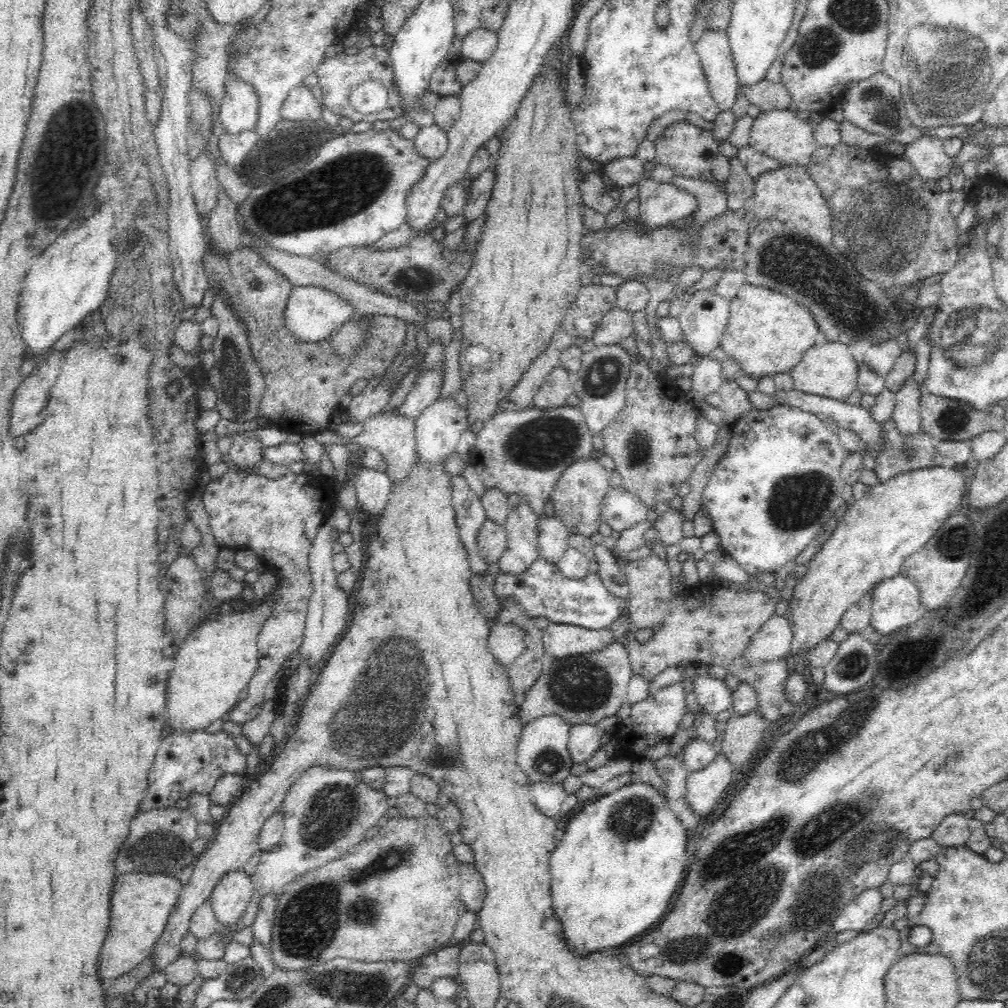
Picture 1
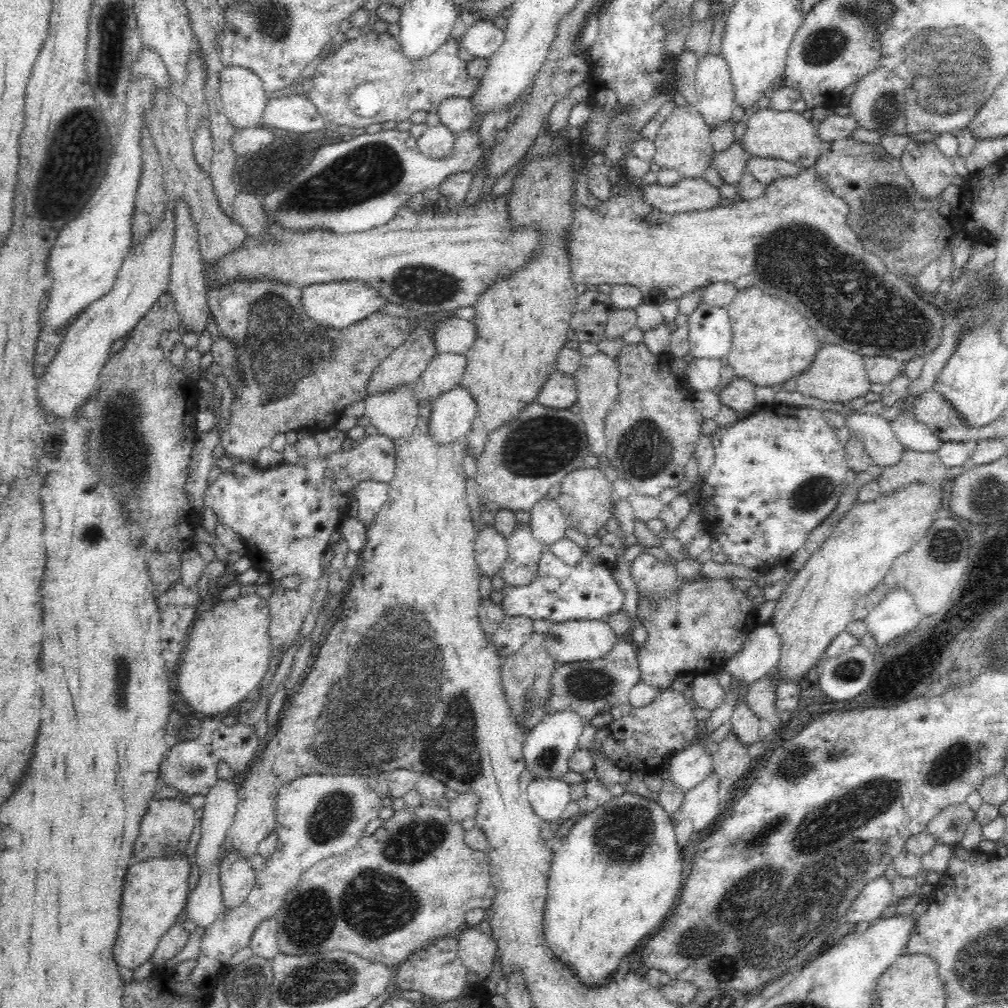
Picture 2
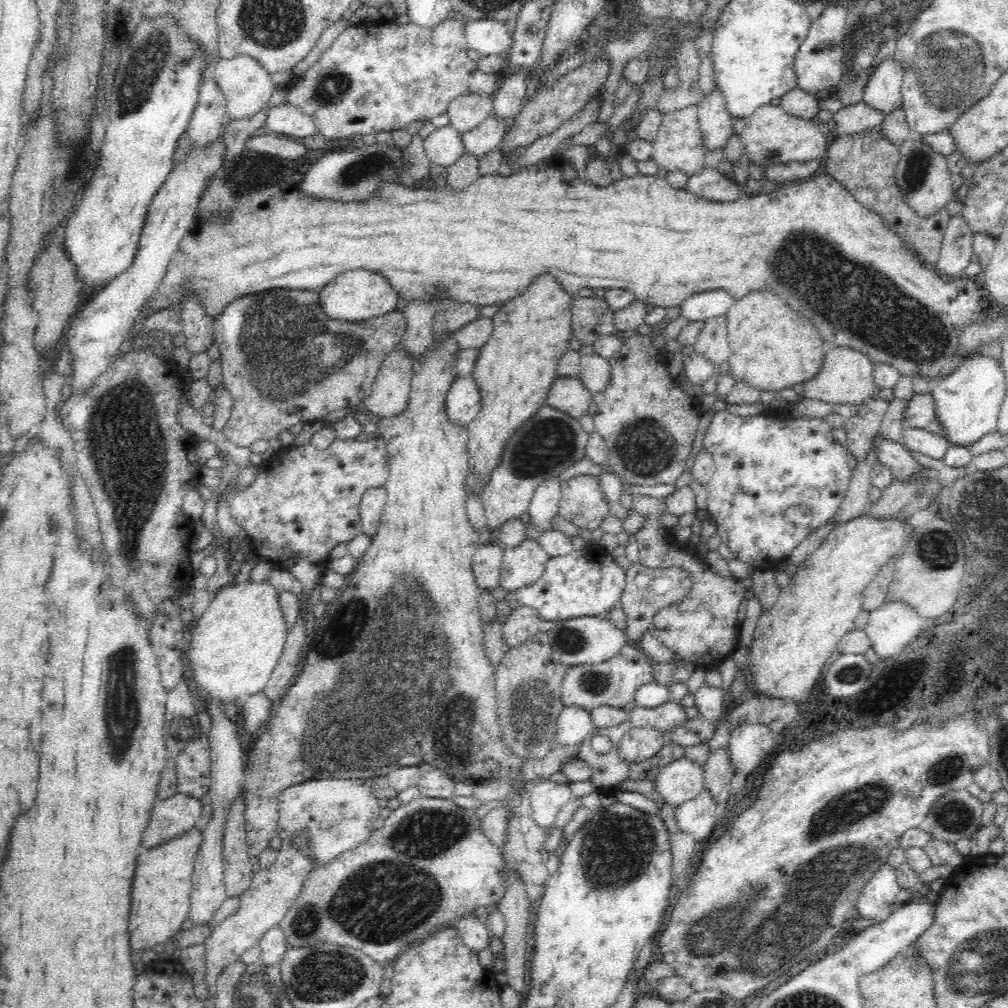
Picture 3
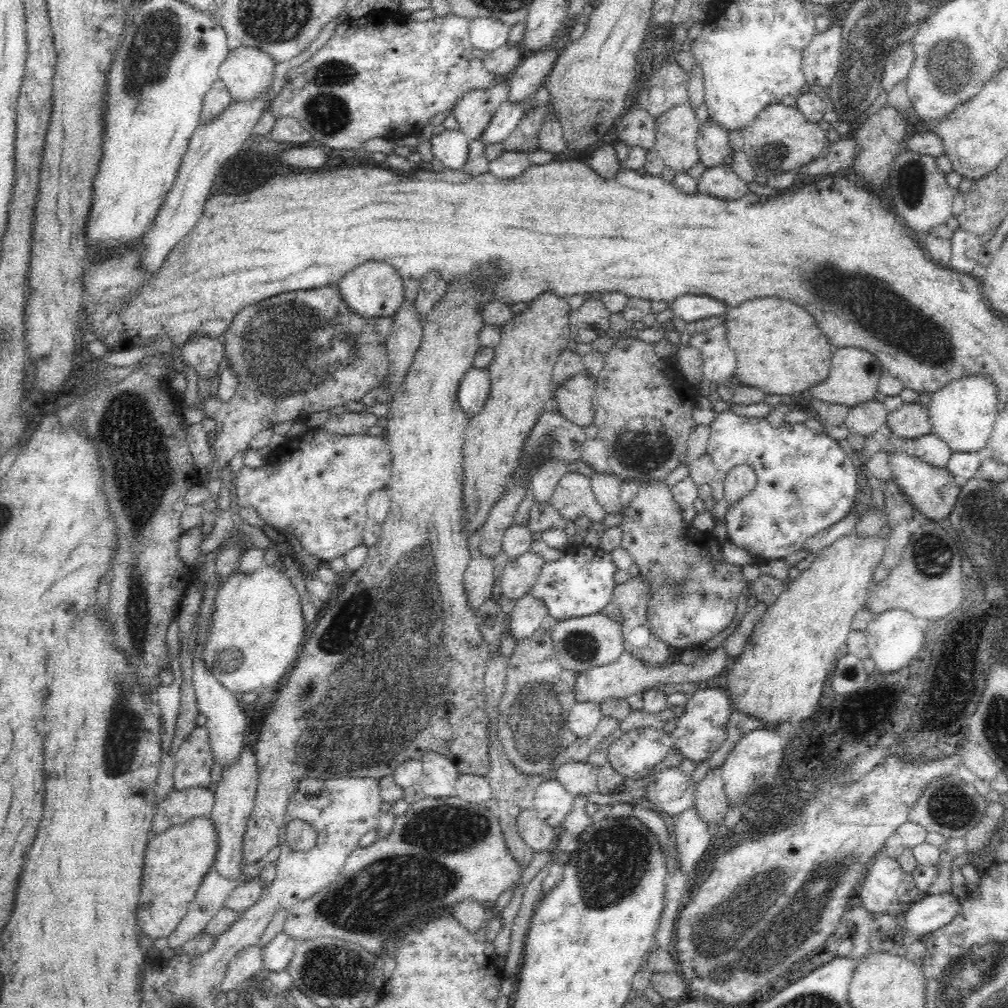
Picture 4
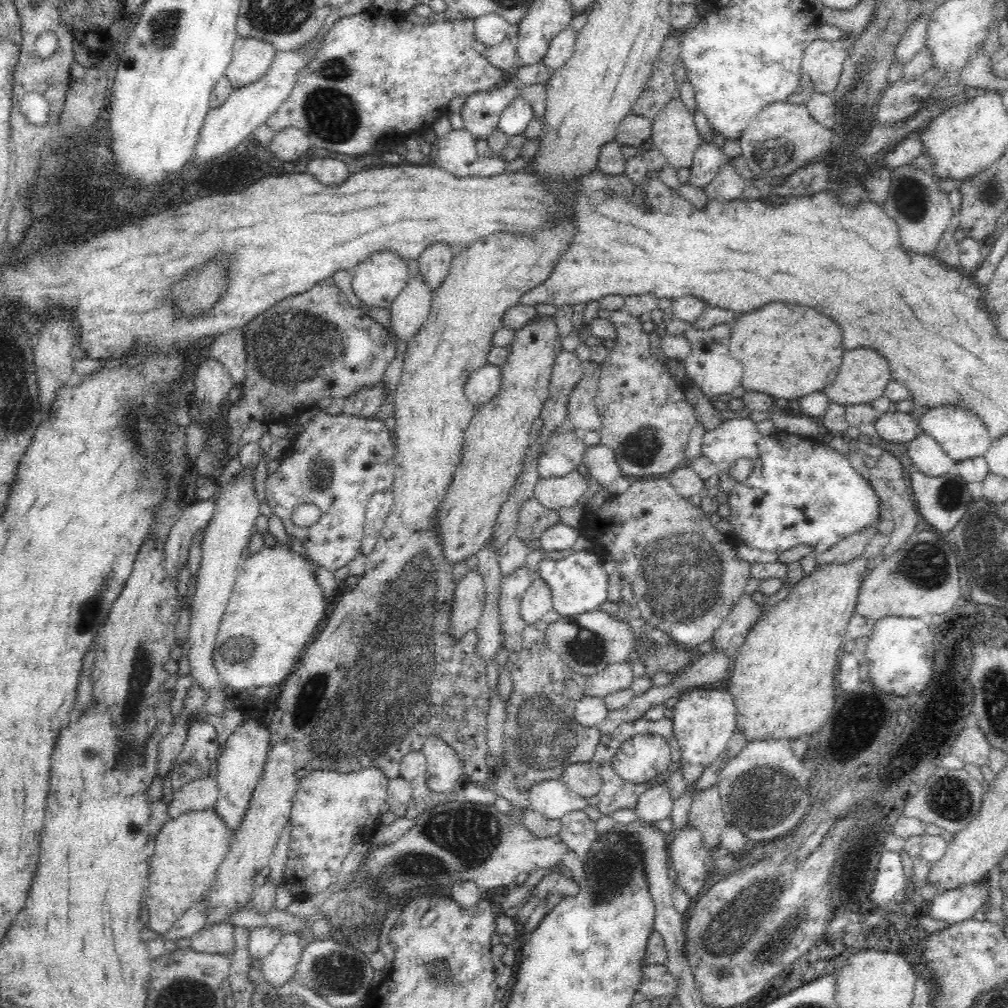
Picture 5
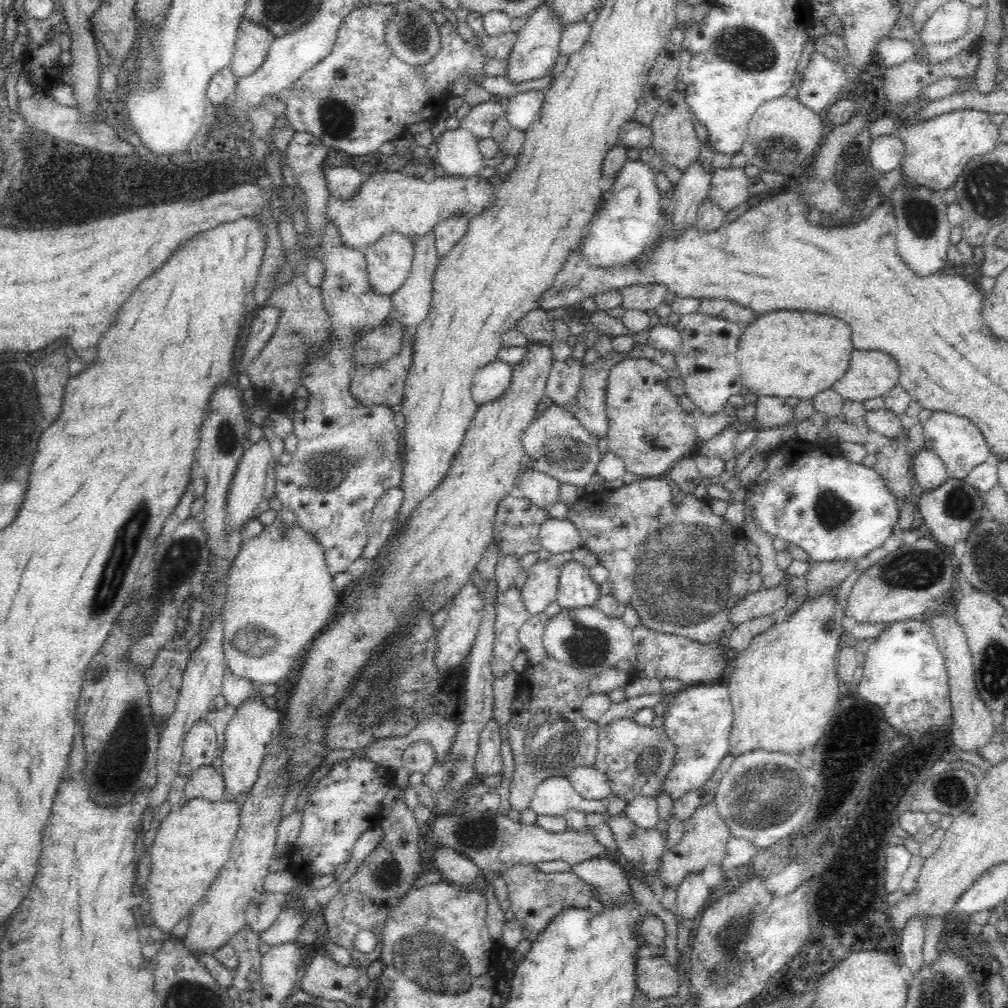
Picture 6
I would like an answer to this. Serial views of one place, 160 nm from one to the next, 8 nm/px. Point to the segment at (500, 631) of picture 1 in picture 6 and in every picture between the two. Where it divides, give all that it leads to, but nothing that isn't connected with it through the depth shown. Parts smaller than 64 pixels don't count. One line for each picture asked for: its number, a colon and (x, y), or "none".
2: (513, 633)
3: (522, 624)
4: (528, 612)
5: (537, 600)
6: (540, 590)

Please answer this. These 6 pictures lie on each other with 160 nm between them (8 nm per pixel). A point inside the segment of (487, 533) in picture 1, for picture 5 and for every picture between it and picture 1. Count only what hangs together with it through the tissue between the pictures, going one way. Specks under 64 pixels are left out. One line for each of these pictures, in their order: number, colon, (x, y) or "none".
2: (491, 547)
3: (487, 562)
4: (479, 579)
5: (469, 598)

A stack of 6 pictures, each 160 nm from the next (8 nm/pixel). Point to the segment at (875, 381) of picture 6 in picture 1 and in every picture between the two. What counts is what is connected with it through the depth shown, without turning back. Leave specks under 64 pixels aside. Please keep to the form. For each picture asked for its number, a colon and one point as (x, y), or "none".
1: (828, 369)
2: (836, 375)
3: (845, 377)
4: (854, 373)
5: (863, 375)

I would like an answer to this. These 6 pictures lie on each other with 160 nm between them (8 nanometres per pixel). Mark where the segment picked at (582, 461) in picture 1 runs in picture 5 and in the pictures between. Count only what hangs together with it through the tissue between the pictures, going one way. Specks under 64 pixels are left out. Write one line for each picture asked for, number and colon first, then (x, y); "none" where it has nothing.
2: (586, 496)
3: (583, 502)
4: (573, 497)
5: (556, 493)

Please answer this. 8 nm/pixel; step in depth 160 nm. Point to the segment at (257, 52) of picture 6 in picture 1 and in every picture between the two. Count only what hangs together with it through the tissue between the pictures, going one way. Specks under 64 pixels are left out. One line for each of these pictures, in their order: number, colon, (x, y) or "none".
1: (238, 113)
2: (243, 98)
3: (246, 85)
4: (247, 73)
5: (252, 58)

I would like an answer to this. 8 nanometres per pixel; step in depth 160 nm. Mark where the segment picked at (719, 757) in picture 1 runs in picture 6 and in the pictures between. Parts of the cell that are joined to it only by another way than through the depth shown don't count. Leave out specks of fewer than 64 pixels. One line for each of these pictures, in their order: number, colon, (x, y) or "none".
2: (701, 805)
3: (696, 816)
4: (692, 838)
5: (687, 852)
6: (692, 892)

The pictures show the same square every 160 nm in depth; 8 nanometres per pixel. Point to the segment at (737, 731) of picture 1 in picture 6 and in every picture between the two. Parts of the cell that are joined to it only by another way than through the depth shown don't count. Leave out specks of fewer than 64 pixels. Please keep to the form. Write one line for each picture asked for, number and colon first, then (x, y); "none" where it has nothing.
2: (731, 760)
3: (718, 770)
4: (711, 801)
5: (706, 814)
6: (705, 837)

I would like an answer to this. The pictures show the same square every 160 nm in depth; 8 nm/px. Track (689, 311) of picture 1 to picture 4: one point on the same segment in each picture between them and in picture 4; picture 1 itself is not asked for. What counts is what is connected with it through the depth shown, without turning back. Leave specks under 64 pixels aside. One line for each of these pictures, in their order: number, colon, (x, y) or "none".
2: (709, 328)
3: (712, 342)
4: (719, 361)

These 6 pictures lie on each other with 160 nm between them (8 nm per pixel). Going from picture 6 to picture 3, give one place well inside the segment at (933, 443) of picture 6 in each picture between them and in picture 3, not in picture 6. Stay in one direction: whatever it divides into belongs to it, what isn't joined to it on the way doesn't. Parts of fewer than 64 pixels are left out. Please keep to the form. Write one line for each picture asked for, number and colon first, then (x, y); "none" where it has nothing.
3: (968, 400)
4: (962, 413)
5: (961, 433)

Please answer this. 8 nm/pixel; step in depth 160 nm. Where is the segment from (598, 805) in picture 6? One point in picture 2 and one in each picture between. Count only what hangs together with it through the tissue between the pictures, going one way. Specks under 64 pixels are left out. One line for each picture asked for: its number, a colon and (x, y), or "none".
2: (548, 797)
3: (549, 800)
4: (552, 802)
5: (552, 798)

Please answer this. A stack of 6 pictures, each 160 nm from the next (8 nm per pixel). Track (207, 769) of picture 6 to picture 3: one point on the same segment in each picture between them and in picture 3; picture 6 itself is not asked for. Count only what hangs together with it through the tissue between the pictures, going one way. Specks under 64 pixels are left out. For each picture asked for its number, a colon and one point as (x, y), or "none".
3: (177, 814)
4: (180, 806)
5: (200, 794)

